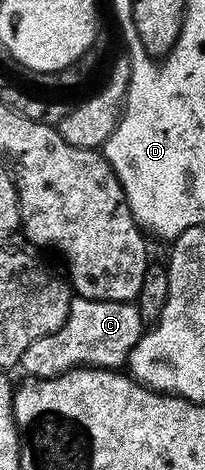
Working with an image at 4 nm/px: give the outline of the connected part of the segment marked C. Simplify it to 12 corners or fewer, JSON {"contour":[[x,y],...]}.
{"contour":[[76,296],[19,362],[41,380],[120,370],[146,326],[132,302]]}

